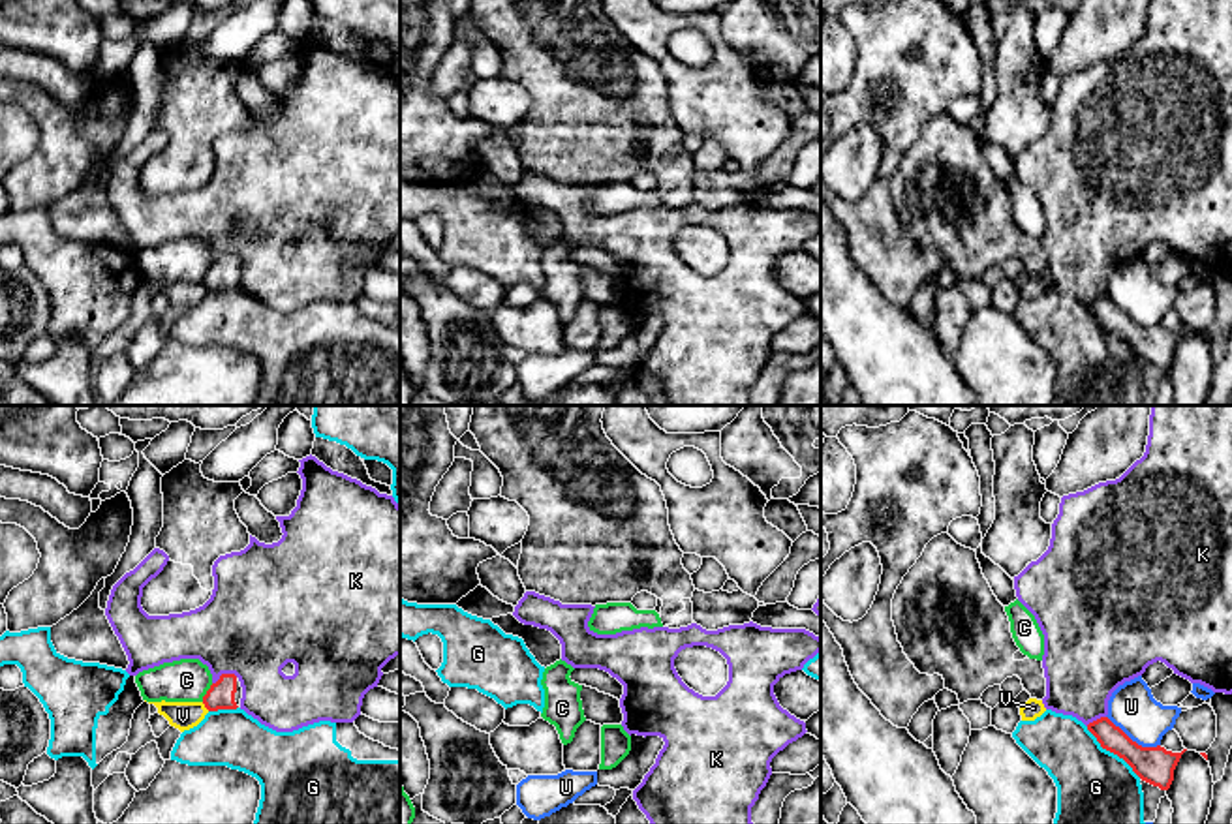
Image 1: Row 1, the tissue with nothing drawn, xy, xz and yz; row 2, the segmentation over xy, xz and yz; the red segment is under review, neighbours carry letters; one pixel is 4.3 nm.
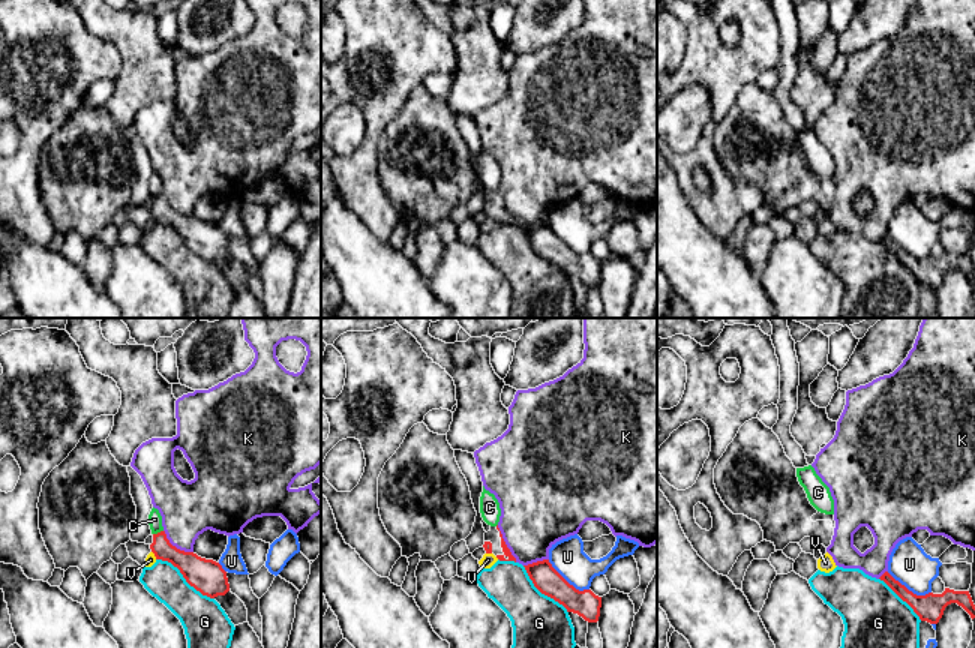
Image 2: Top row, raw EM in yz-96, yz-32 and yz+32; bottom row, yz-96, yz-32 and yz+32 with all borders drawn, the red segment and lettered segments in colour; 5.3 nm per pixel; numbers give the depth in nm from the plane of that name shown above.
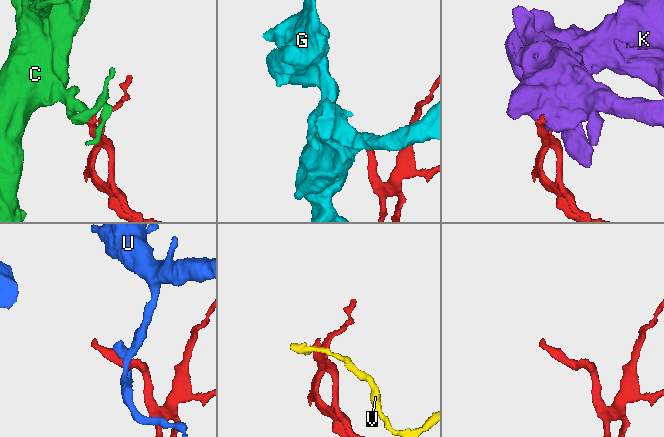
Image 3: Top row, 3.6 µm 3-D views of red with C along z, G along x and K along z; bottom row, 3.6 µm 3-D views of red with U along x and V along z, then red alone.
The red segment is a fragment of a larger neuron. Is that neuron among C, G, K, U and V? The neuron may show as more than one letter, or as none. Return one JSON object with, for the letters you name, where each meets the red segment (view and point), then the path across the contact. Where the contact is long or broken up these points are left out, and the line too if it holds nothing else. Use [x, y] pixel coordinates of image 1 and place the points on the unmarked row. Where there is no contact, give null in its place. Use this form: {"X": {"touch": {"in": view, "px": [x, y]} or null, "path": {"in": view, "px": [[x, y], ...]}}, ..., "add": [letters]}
{"add": []}

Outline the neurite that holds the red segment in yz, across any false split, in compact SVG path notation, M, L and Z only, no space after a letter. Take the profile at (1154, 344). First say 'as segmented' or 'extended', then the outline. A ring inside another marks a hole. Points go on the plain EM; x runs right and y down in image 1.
as segmented | M1101 297L1087 304L1087 310L1097 317L1102 328L1123 338L1132 351L1146 362L1168 370L1174 360L1174 349L1181 332L1166 330L1164 327L1142 327L1132 321L1119 306L1108 297Z

